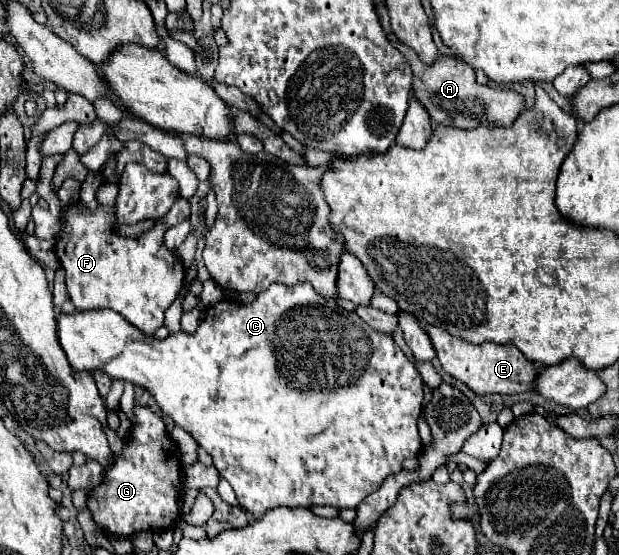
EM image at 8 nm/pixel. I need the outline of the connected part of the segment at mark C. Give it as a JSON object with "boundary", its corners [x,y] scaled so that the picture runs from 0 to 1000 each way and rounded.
{"boundary":[[[443,512],[430,526],[417,530],[410,544],[401,548],[359,541],[330,559],[330,573],[313,602],[288,598],[288,602],[275,602],[268,613],[252,613],[246,605],[223,598],[184,559],[142,559],[142,562],[94,569],[94,609],[120,667],[142,667],[142,670],[165,667],[184,685],[200,685],[239,703],[249,714],[258,739],[268,750],[275,750],[284,768],[300,775],[320,796],[320,804],[326,804],[342,822],[355,858],[368,865],[372,876],[378,879],[388,915],[404,923],[414,937],[423,933],[423,926],[430,926],[433,919],[449,912],[465,912],[465,915],[540,912],[546,919],[578,915],[578,908],[591,894],[598,894],[604,883],[611,883],[611,876],[617,876],[624,858],[643,854],[643,847],[649,847],[649,832],[656,825],[669,825],[682,811],[682,796],[675,786],[675,750],[682,742],[685,692],[672,659],[637,620],[637,613],[591,587],[591,580],[585,580],[578,566],[549,555],[543,537],[520,537],[517,530],[507,526],[501,512],[481,512],[472,519]]]}

